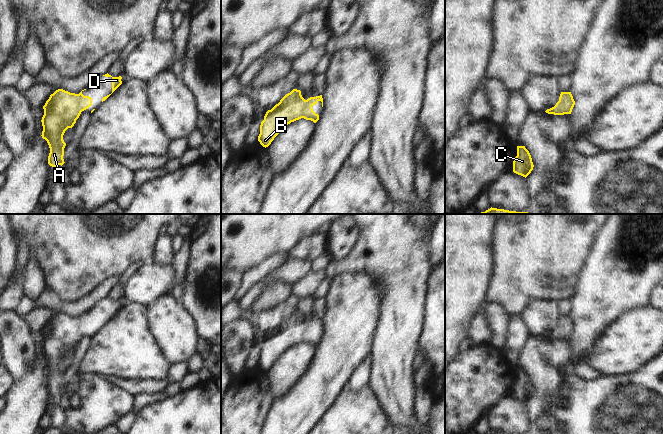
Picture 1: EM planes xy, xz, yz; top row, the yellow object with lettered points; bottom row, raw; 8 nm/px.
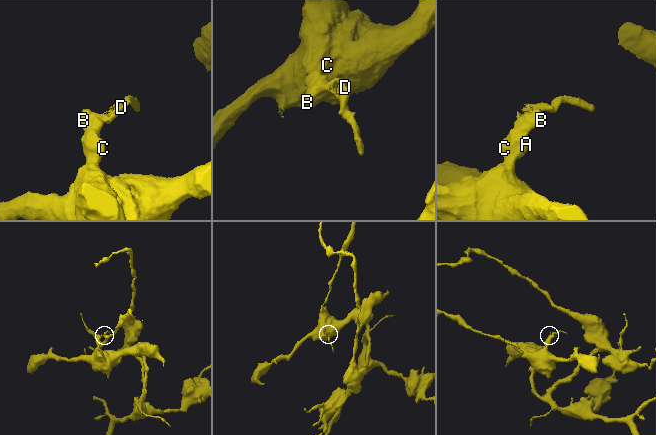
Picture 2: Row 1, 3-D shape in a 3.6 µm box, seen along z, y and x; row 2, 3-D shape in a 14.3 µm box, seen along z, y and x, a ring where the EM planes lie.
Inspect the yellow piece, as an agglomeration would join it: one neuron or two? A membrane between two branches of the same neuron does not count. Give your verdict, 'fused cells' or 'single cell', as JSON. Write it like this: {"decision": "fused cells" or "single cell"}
{"decision": "single cell"}

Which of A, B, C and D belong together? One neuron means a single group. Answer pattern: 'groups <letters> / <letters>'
groups A B C D

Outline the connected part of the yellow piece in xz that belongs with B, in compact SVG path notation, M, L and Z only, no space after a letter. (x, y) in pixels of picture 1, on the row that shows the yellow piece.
M297 89L286 94L278 104L266 112L260 125L258 136L260 144L265 148L268 147L285 126L301 118L316 123L319 115L313 111L312 106L319 101L322 102L323 107L322 95L305 100L301 91Z

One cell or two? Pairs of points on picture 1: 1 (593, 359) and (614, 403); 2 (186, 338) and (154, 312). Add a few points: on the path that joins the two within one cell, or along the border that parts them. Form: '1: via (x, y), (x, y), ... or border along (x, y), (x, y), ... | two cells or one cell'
1: border along (625, 374), (611, 374), (602, 377) | two cells
2: via (178, 333), (162, 317) | one cell

